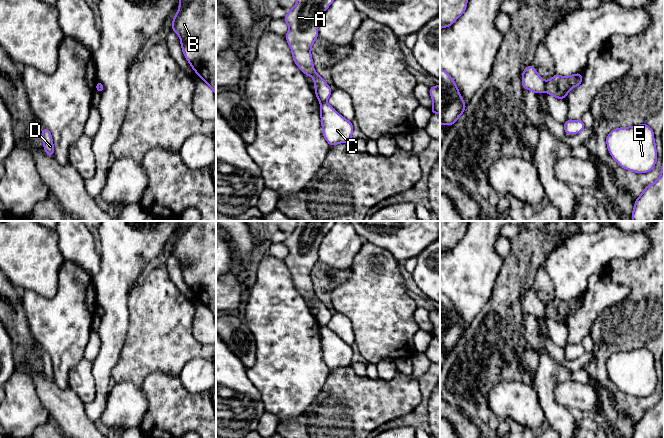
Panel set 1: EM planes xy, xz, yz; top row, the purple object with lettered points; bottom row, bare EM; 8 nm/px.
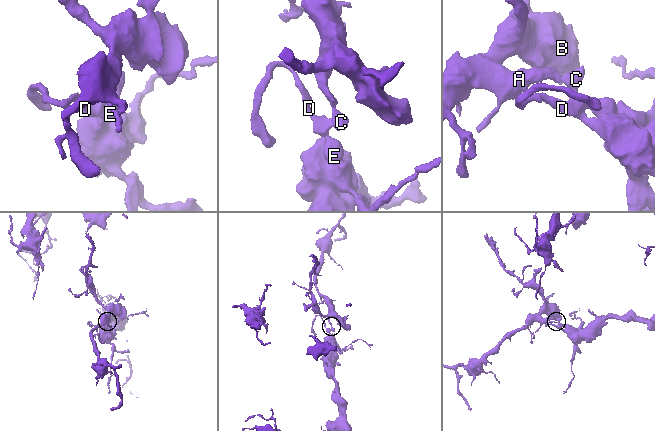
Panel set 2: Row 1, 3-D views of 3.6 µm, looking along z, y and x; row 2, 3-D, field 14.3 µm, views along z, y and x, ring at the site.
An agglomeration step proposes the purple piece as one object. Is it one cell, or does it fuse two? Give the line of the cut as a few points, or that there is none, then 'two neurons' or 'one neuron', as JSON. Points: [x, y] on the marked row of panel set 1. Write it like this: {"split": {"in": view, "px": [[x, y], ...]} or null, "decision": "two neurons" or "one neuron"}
{"split": {"in": "yz", "px": [[546, 82], [544, 91]]}, "decision": "two neurons"}

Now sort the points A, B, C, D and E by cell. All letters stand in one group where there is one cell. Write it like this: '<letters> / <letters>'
A B / C D E

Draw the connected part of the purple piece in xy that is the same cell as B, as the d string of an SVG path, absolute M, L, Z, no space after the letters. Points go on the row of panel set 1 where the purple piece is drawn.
M180 0L176 12L172 31L180 37L183 54L216 95L216 0Z

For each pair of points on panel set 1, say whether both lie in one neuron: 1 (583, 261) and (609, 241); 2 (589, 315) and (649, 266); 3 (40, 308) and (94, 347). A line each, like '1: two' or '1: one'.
1: one
2: two
3: two

